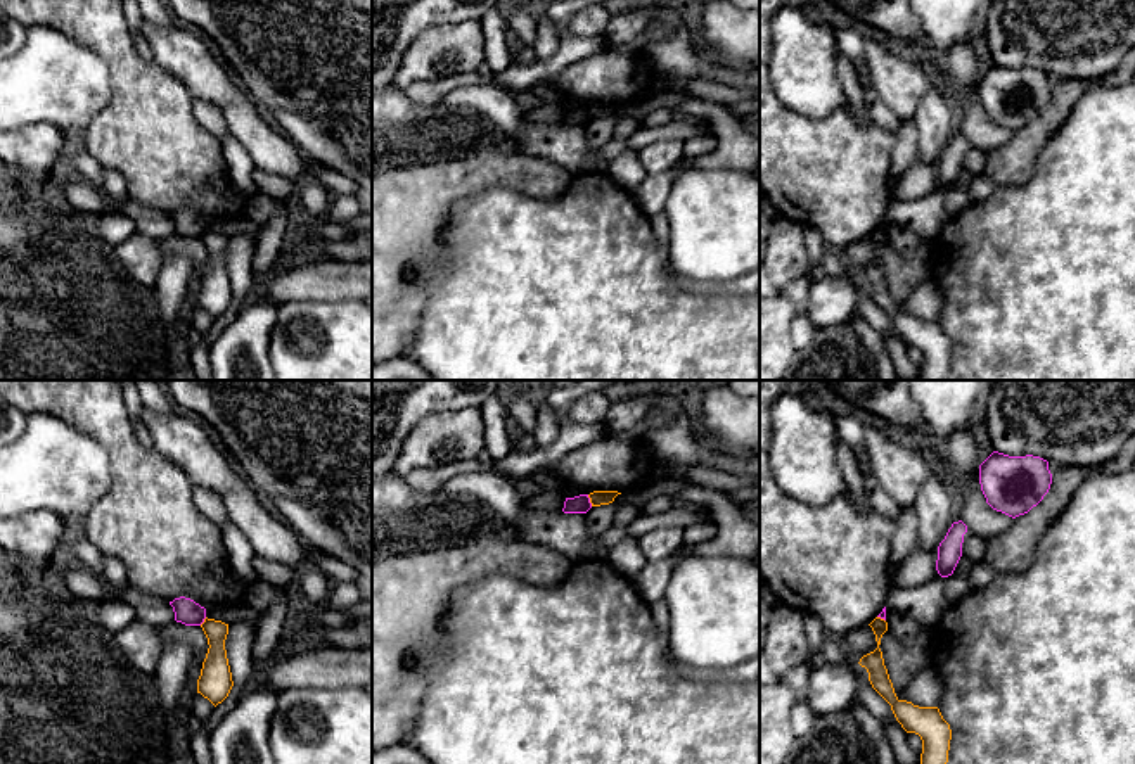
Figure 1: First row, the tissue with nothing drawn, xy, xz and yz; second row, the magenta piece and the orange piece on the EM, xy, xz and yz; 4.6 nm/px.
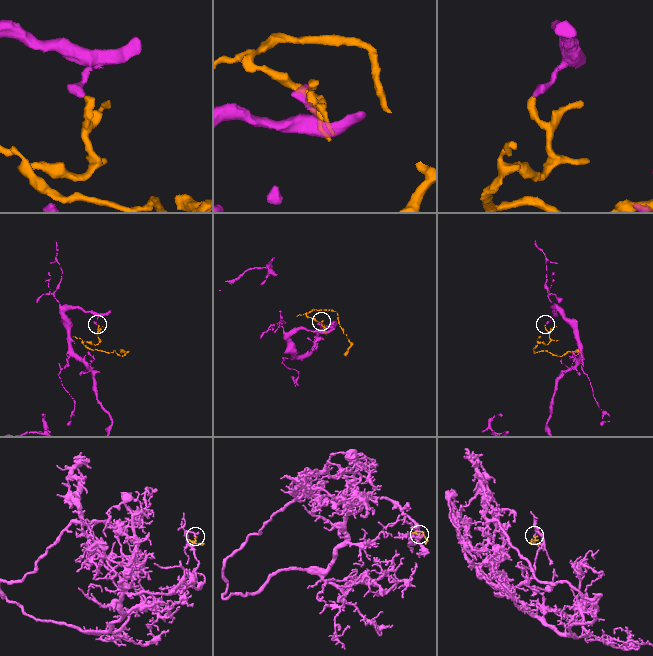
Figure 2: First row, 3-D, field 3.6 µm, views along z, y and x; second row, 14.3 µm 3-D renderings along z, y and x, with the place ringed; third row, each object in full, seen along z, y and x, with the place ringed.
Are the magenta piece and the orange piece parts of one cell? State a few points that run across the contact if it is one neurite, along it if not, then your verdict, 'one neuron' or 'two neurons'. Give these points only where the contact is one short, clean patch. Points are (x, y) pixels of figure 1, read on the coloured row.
line xz (587, 495), (592, 505); two neurons

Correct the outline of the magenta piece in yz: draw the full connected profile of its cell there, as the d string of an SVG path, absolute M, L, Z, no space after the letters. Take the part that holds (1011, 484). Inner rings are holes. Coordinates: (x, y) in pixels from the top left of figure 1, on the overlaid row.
M993 451L979 465L979 484L986 503L1012 519L1028 513L1048 493L1048 462L1026 455L1009 456Z

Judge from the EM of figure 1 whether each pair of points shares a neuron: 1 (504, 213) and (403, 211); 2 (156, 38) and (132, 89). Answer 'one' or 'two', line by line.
1: two
2: two

